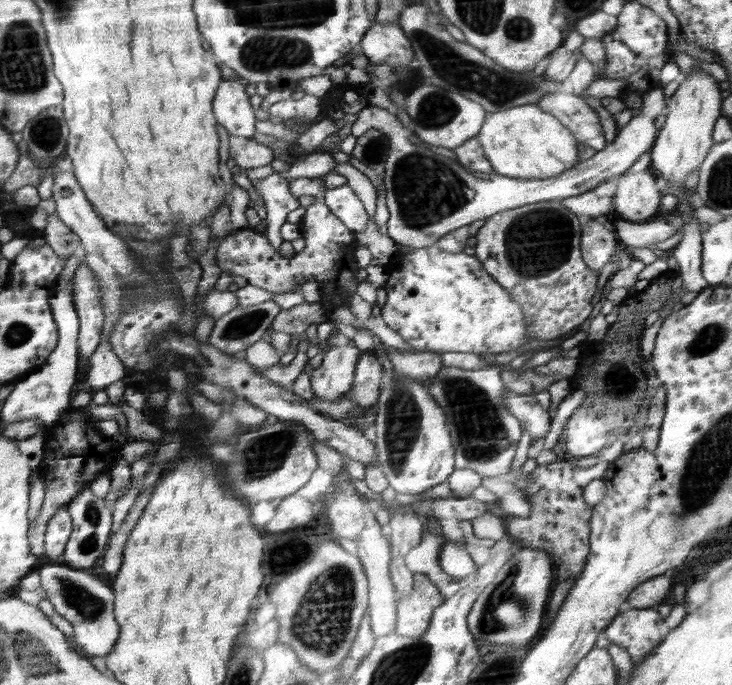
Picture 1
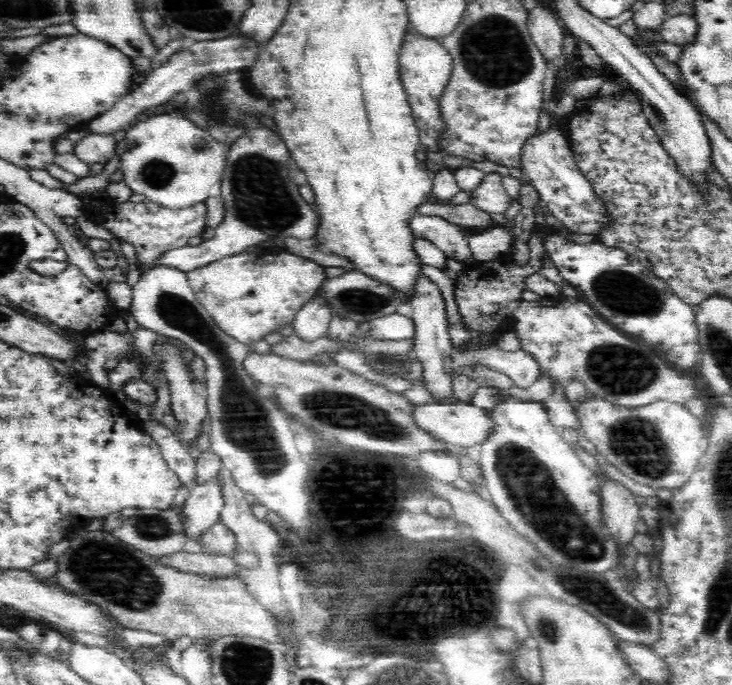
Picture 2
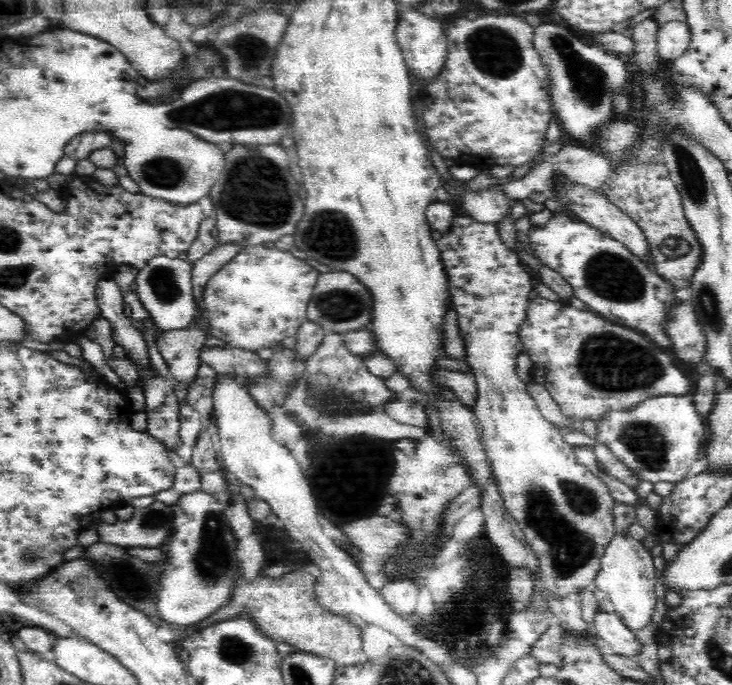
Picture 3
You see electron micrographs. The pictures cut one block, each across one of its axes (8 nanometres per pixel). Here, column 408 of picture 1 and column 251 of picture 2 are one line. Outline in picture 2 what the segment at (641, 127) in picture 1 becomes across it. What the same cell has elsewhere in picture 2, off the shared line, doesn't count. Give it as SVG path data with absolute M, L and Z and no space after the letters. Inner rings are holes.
M262 124L254 125L230 145L227 152L227 163L221 176L221 197L224 203L224 220L215 228L215 234L210 240L204 240L196 246L188 245L183 248L166 252L153 264L138 264L141 273L148 272L150 268L172 268L173 270L188 273L206 264L216 263L216 260L228 256L244 253L249 247L272 241L283 242L288 238L312 238L319 228L319 213L314 206L306 202L299 193L298 183L292 182L289 175L288 158L291 155L279 134Z

